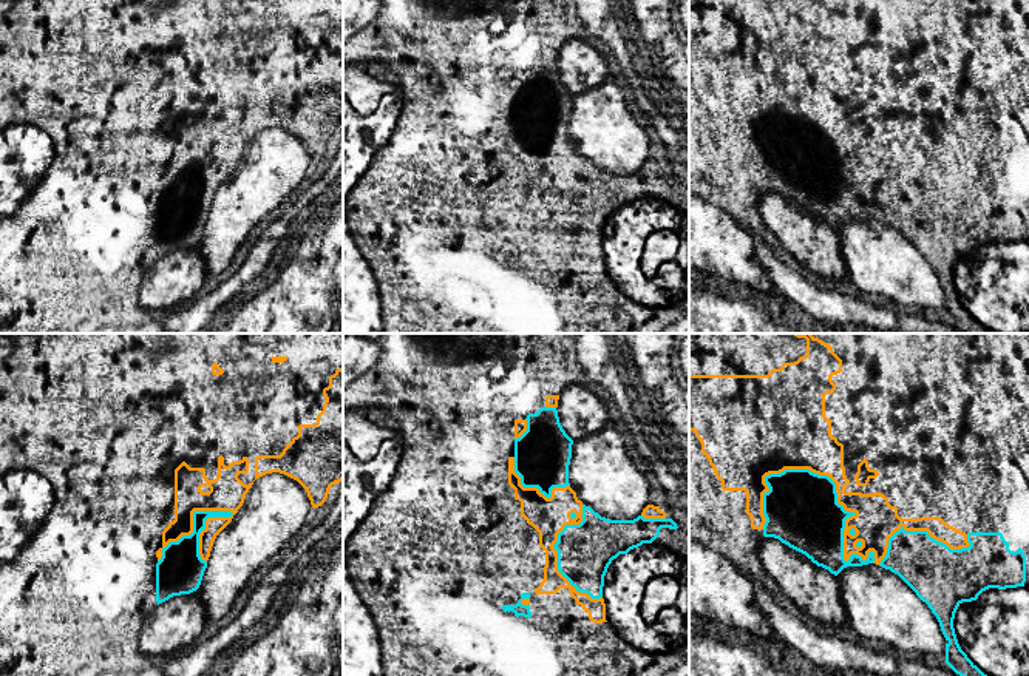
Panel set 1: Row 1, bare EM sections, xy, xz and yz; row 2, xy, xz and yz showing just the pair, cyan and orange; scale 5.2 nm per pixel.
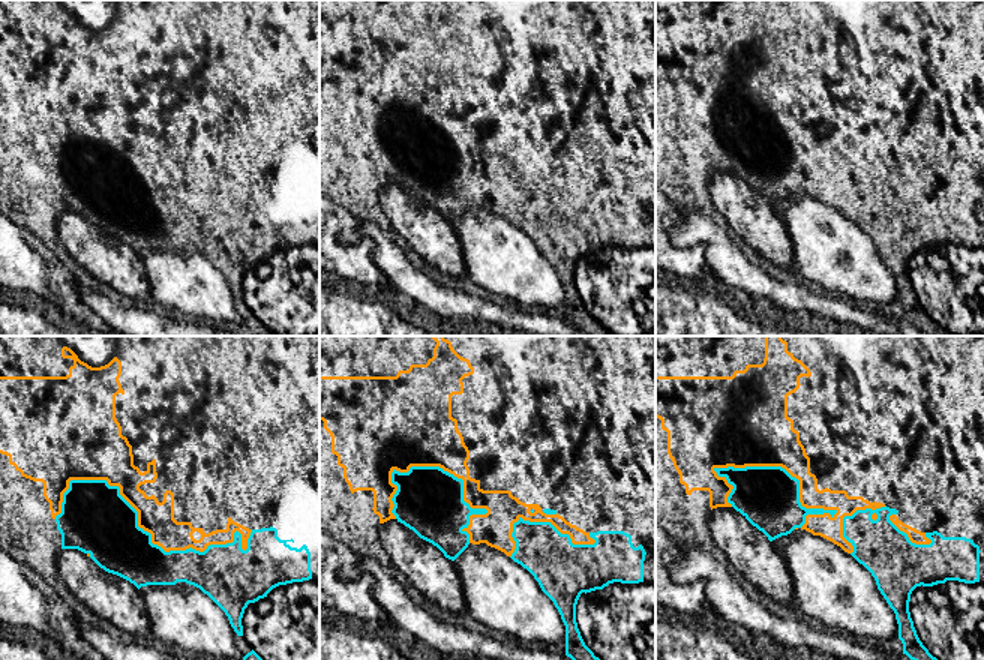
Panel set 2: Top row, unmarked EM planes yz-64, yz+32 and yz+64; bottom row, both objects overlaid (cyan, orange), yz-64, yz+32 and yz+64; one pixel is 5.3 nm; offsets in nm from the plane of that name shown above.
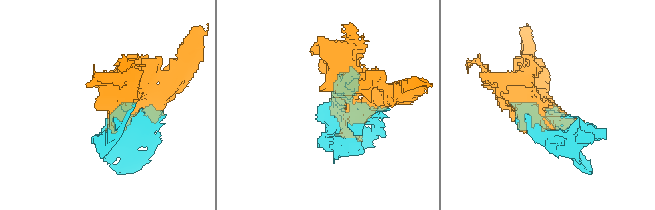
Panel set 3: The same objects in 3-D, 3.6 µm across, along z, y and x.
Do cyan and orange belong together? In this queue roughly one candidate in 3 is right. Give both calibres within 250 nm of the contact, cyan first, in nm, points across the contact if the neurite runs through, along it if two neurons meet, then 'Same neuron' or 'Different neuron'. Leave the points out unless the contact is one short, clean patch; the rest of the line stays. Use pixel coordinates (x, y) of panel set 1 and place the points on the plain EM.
Thickness 380 nm (cyan) against 220 nm. Same neuron

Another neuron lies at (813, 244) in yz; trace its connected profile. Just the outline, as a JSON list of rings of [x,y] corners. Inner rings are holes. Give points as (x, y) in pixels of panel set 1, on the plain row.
[[[774,191],[760,193],[759,213],[765,227],[800,265],[834,282],[848,281],[834,228]]]

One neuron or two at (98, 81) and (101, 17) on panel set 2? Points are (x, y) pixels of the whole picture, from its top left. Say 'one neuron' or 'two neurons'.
two neurons

